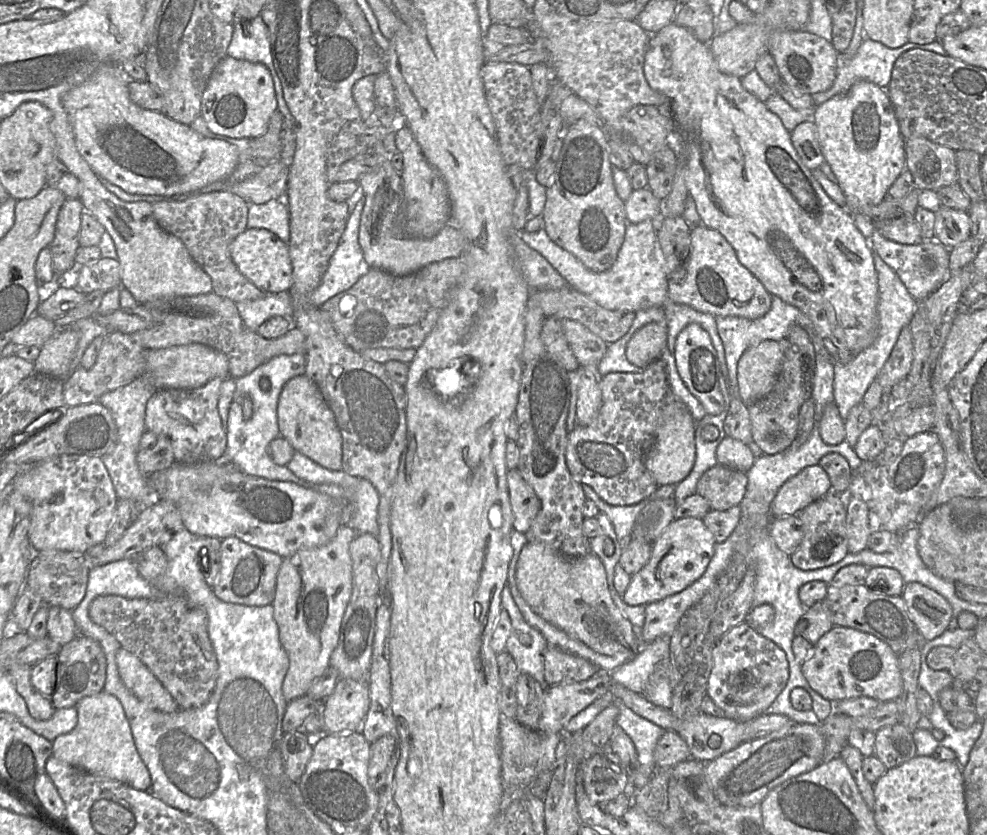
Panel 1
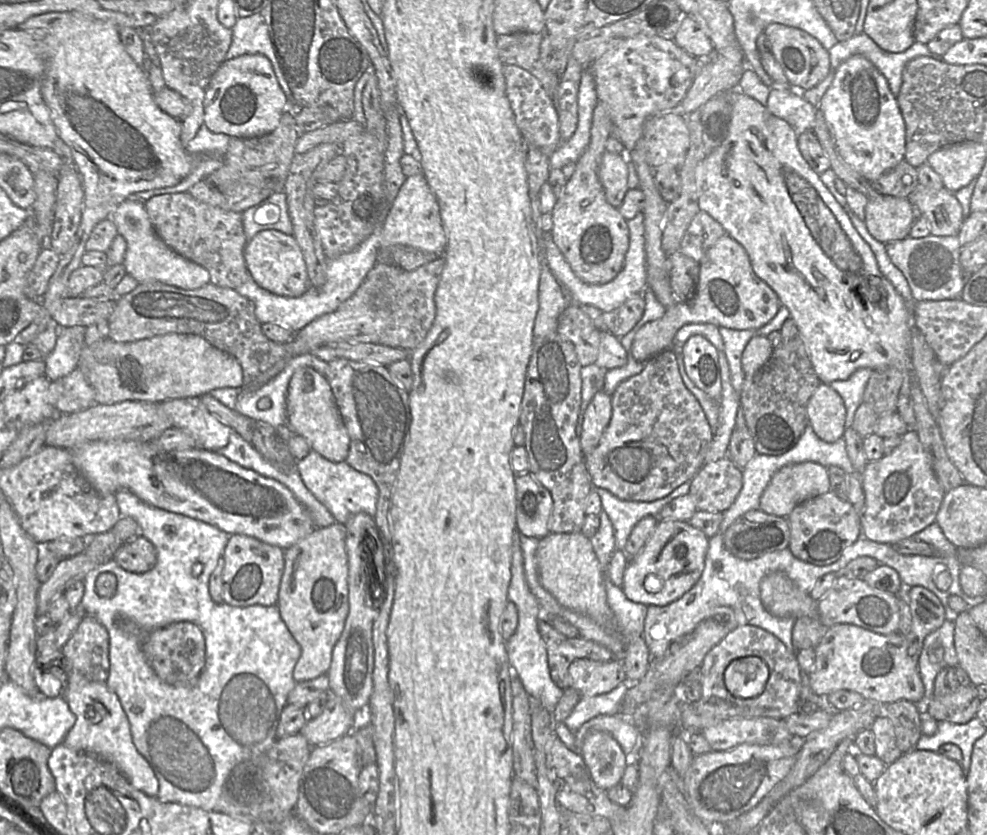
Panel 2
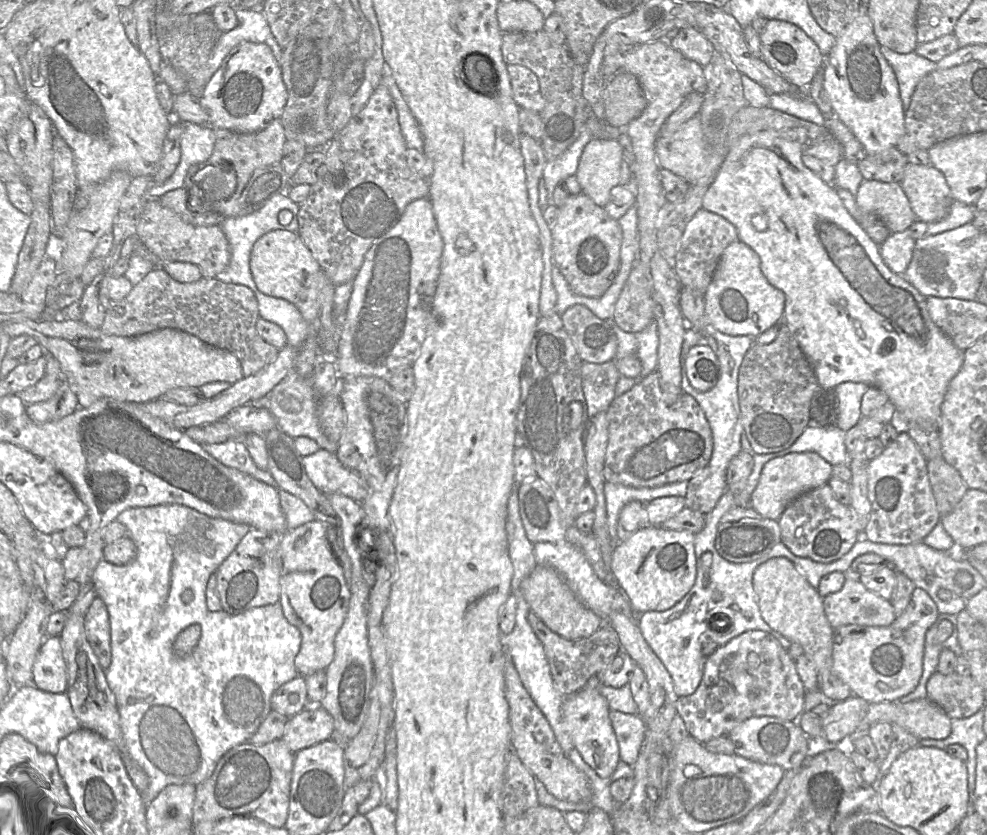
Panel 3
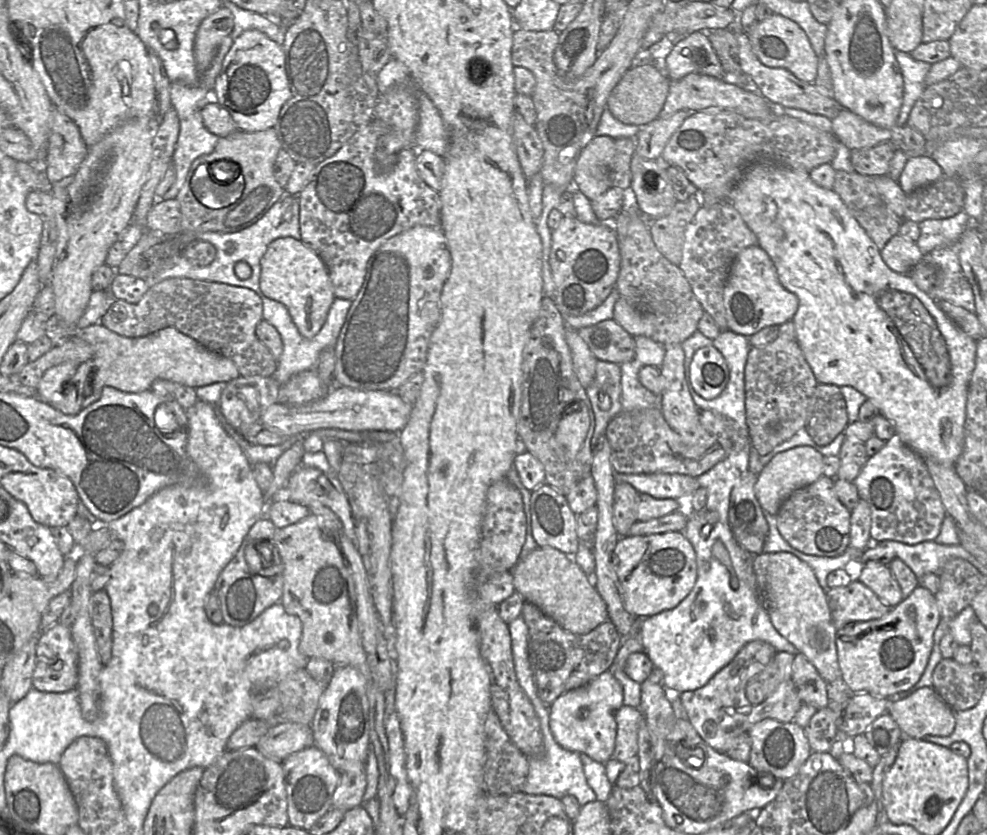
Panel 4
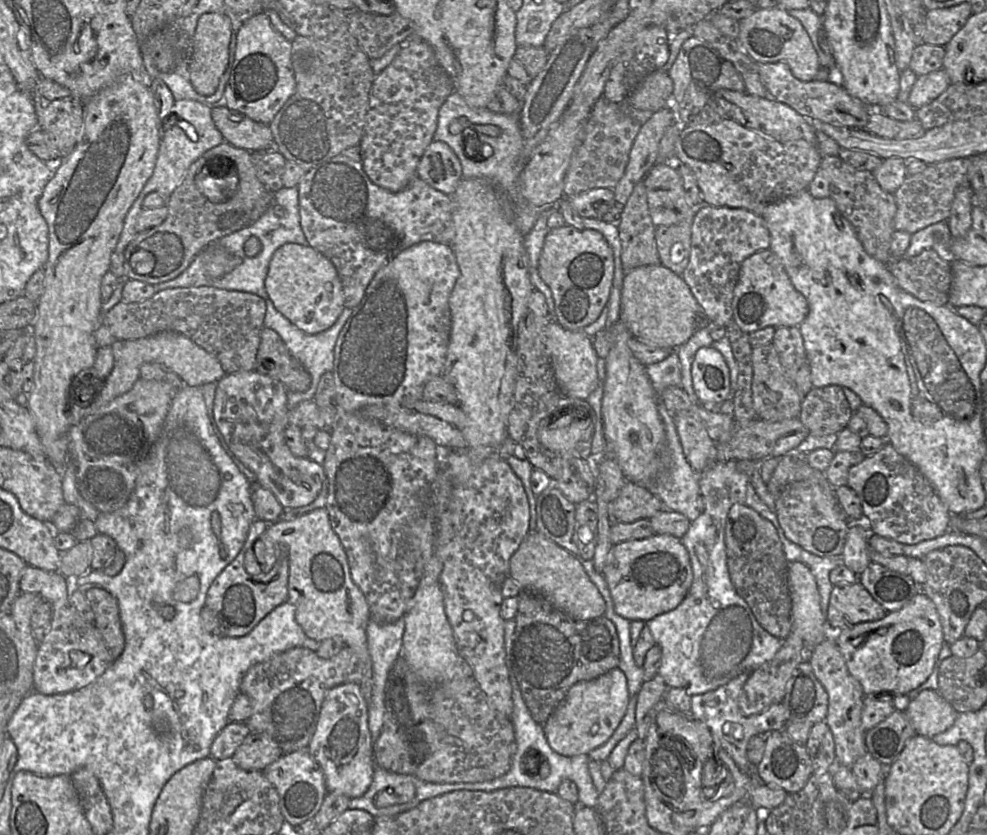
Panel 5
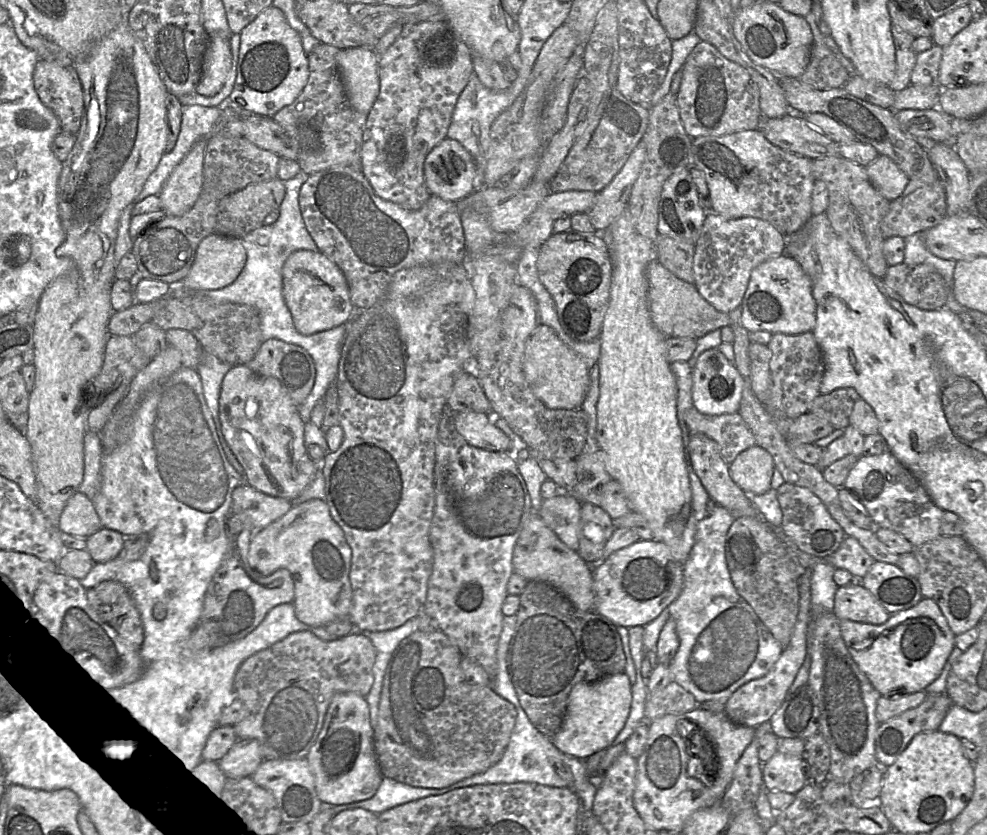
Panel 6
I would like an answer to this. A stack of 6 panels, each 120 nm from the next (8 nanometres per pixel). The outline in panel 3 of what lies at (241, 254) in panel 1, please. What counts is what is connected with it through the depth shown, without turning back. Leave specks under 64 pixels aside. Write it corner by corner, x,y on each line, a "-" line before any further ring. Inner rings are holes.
273,230
262,235
253,245
250,269
262,293
291,302
308,323
317,323
321,267
298,233

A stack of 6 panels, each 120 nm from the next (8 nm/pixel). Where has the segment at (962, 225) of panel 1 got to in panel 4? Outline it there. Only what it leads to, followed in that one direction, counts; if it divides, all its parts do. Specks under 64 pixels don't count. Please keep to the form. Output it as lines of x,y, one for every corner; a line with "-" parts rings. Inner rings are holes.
922,155
908,158
897,182
908,195
939,180
943,175
941,167
931,157

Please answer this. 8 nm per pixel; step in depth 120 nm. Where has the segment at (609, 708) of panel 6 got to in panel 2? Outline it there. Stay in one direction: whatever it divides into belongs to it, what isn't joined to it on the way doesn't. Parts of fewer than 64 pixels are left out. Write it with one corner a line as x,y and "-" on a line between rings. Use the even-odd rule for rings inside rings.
589,732
584,739
581,756
597,788
607,791
621,782
628,756
608,733

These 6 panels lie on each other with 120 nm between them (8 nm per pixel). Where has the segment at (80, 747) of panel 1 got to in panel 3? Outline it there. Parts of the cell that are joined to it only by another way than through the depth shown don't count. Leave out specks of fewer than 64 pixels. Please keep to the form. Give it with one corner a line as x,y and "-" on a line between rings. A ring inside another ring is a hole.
68,615
59,638
67,665
66,695
70,700
76,719
81,728
94,731
116,745
121,752
121,758
129,778
140,793
144,792
148,788
149,777
125,749
116,698
107,684
105,670
100,666
98,658
87,640
84,616

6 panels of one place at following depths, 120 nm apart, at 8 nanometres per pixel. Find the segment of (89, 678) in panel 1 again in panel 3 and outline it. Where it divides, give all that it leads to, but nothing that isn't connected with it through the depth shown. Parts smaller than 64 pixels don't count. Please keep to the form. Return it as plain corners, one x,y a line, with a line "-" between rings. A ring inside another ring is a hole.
98,596
84,615
84,626
87,640
106,671
111,664
110,622
107,607

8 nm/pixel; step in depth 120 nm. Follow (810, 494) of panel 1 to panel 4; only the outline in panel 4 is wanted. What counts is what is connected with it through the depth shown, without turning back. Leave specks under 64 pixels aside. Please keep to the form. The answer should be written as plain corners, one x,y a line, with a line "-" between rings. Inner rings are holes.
798,446
771,459
757,476
754,491
761,508
775,515
783,501
796,489
807,486
823,476
824,456
809,446

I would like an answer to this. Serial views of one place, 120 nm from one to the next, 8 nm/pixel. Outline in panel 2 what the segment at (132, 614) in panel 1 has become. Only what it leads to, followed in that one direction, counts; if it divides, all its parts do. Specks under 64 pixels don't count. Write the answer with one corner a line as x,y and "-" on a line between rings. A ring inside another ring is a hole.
137,535
123,543
115,551
112,560
126,571
142,574
155,566
157,552
148,539
-
182,621
140,633
141,647
145,657
157,676
175,687
193,686
197,683
206,662
205,639
200,627

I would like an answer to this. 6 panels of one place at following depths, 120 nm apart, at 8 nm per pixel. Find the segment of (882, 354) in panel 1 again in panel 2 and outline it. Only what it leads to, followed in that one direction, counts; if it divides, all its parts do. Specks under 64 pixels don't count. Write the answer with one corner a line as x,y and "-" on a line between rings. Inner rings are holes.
847,205
844,208
856,230
871,247
881,273
893,284
897,292
903,297
910,309
912,309
916,302
912,296
911,289
902,272
891,261
886,250
886,244
874,238
869,232
865,222
854,214
-
859,368
845,380
835,380
828,385
842,398
846,408
845,429
852,426
856,410
863,402
864,392
872,375
870,368

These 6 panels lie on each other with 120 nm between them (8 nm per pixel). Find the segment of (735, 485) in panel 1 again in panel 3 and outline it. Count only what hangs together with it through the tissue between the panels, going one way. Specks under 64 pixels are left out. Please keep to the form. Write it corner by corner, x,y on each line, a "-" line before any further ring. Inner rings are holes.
707,466
690,479
685,496
686,507
707,514
727,490
726,472

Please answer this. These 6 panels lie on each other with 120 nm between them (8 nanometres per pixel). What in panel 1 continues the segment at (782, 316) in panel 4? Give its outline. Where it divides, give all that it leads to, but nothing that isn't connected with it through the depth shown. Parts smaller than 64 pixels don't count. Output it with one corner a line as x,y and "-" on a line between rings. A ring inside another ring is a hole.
703,224
692,226
687,260
668,275
669,298
698,311
717,316
757,319
771,308
772,294
738,260
736,252
717,230
-
652,322
640,328
626,346
626,357
635,366
644,368
658,359
667,347
667,324

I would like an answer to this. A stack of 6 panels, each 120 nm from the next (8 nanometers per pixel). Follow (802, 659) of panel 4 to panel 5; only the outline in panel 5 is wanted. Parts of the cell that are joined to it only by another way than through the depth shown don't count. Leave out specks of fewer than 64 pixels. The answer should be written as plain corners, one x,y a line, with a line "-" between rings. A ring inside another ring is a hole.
802,661
793,671
782,702
788,709
789,721
812,724
825,721
828,694
816,678
809,661

